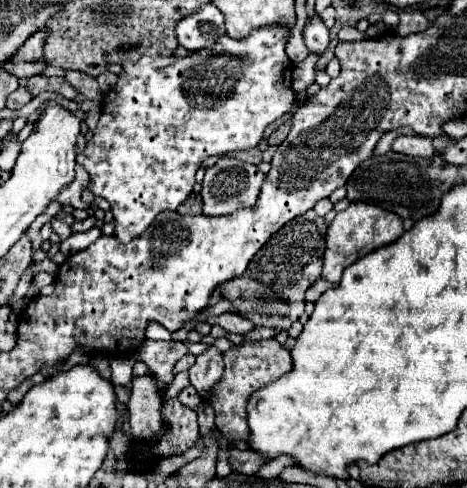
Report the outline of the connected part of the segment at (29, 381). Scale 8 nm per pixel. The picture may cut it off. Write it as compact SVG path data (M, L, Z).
M34 374L34 376L26 378L18 388L14 388L14 390L10 392L10 396L8 396L10 404L12 404L12 406L20 404L20 402L22 402L22 398L24 398L24 394L26 394L34 384L40 384L40 382L44 382L44 380L46 380L46 376L42 376L42 374Z

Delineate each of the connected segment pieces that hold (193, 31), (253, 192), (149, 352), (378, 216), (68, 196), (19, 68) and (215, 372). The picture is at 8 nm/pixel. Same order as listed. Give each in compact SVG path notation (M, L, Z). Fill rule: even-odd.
M214 4L200 6L194 14L188 14L176 26L176 38L180 46L184 46L186 50L208 48L222 34L226 34L224 18L222 18L222 12L216 10Z
M218 158L218 162L206 170L206 176L202 182L200 194L204 200L204 214L226 216L226 214L234 214L240 208L254 206L262 182L264 182L264 174L258 170L258 166L236 158Z
M146 340L136 352L136 358L148 366L148 372L156 378L162 394L168 388L168 384L174 380L174 374L172 374L174 364L186 354L188 354L188 346L182 342Z
M350 202L350 206L336 214L334 222L328 226L326 234L326 250L324 250L324 264L322 264L322 278L326 278L332 284L338 284L342 278L342 272L354 264L364 254L370 254L372 250L392 244L402 236L402 220L388 210L382 210L374 204L366 202Z
M76 166L76 178L74 178L74 182L72 182L70 186L66 186L66 190L62 190L62 194L58 194L56 200L58 200L60 204L70 204L70 206L74 206L74 208L88 210L90 204L86 204L86 202L80 200L80 194L82 194L86 182L88 182L86 170L84 170L82 166Z
M46 30L34 32L18 48L18 54L14 54L14 58L8 58L8 62L4 64L4 70L8 70L10 74L14 74L18 78L30 78L30 76L40 74L46 66L44 60L42 60L44 40L46 40Z
M210 346L202 356L196 358L196 364L188 372L190 372L190 384L196 388L196 392L202 400L210 398L212 388L222 378L222 370L224 370L222 354L214 346Z

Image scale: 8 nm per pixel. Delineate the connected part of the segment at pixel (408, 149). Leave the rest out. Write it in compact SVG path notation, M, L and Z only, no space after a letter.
M398 136L392 144L392 150L408 156L422 156L422 158L434 156L432 138L422 138L422 136Z

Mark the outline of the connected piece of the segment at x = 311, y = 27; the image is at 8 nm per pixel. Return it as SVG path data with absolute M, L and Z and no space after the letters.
M314 16L306 22L304 26L304 42L308 46L310 52L322 56L330 44L330 32L328 28L322 24L320 16Z

